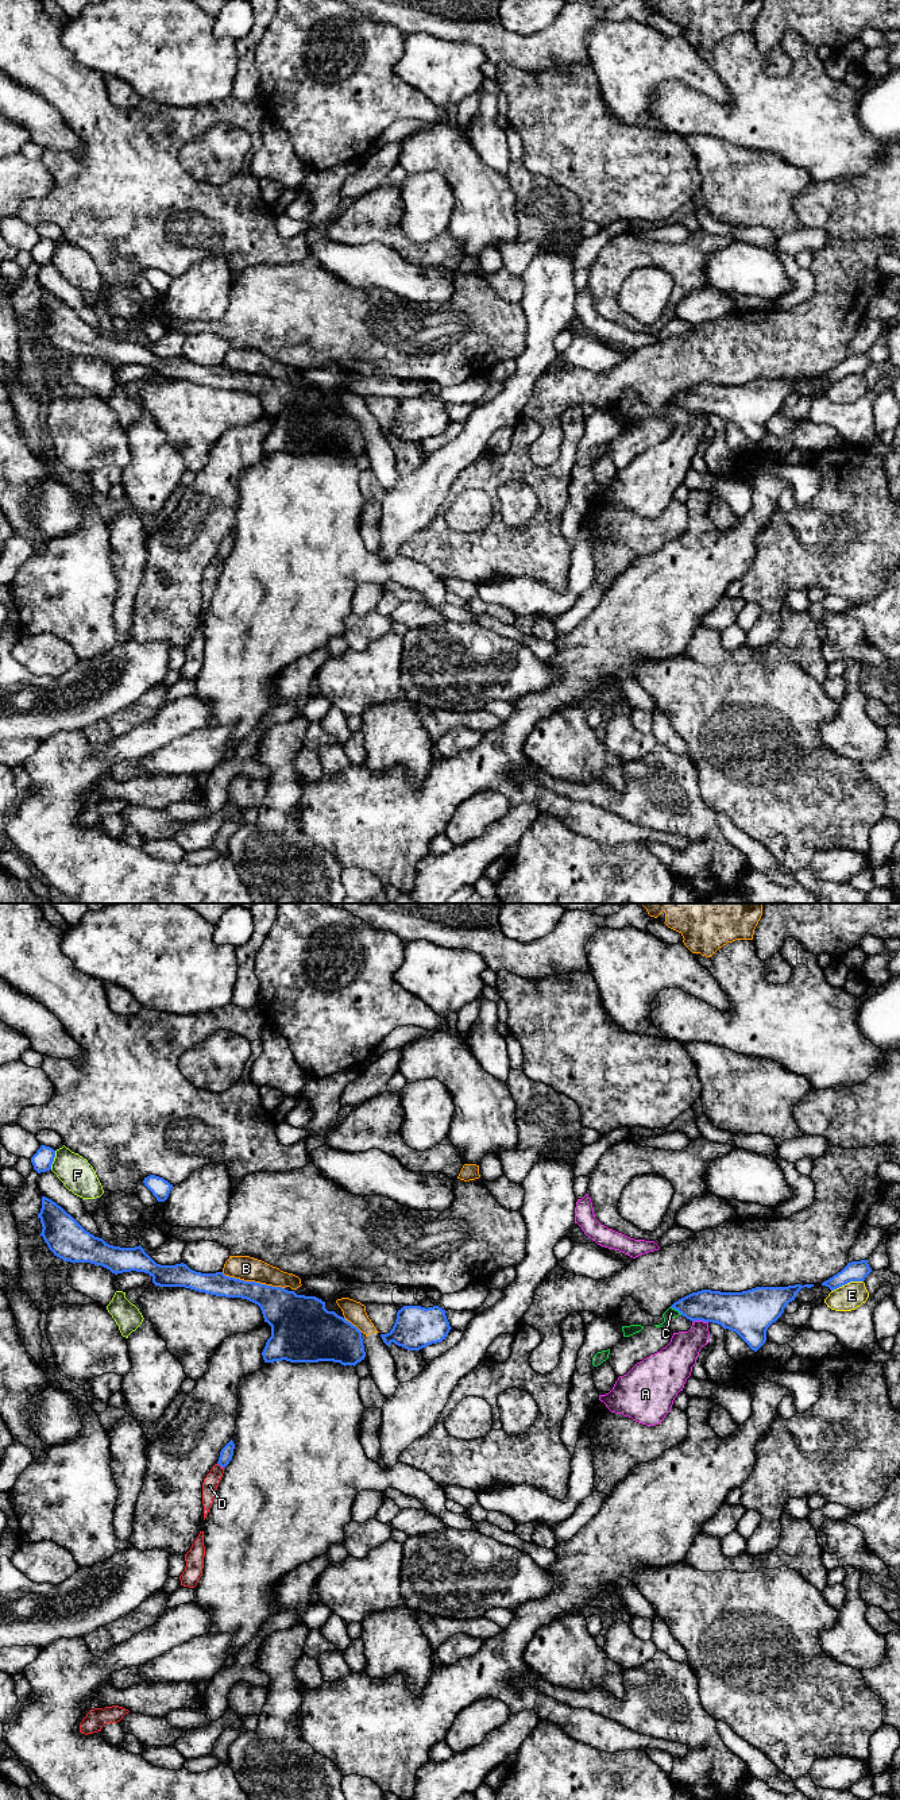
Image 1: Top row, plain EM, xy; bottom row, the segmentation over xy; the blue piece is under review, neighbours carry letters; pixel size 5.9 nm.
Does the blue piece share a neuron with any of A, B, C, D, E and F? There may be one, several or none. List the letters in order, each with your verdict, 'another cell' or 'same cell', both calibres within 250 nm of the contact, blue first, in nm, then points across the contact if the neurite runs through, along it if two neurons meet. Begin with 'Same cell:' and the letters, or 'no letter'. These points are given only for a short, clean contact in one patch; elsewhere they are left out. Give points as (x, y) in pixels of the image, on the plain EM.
Same cell: D
A: another cell | 240/200 nm | along xy (707, 413), (692, 415)
B: another cell | 240/150 nm
C: another cell | 190/70 nm
D: same cell | 80/90 nm | across xy (227, 544), (220, 558), (209, 578)
E: another cell | 130/160 nm
F: another cell | 120/200 nm

